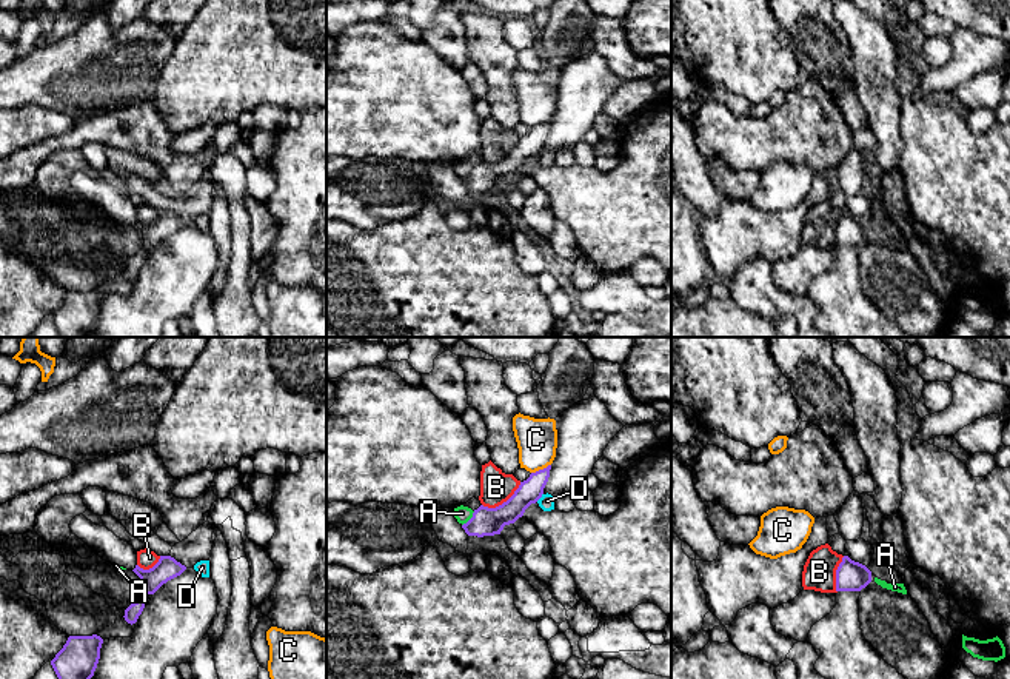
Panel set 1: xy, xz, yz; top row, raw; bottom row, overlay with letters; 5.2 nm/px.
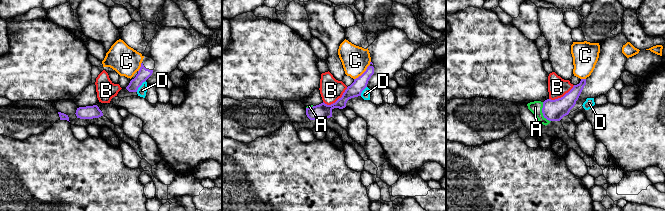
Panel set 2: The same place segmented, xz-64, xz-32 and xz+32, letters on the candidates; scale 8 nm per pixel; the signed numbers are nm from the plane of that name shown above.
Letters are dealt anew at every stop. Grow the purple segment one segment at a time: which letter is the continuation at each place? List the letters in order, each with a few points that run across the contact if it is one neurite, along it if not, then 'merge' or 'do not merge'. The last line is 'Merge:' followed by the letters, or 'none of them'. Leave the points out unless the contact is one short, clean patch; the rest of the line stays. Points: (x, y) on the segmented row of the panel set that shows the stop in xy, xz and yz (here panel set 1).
A: xz (474, 511), (462, 525) | do not merge
B: xz (521, 482), (501, 504), (494, 507), (482, 505) | do not merge
C: xz (550, 464), (531, 473) | do not merge
D: xz (542, 493), (536, 501) | do not merge
Merge: none of them

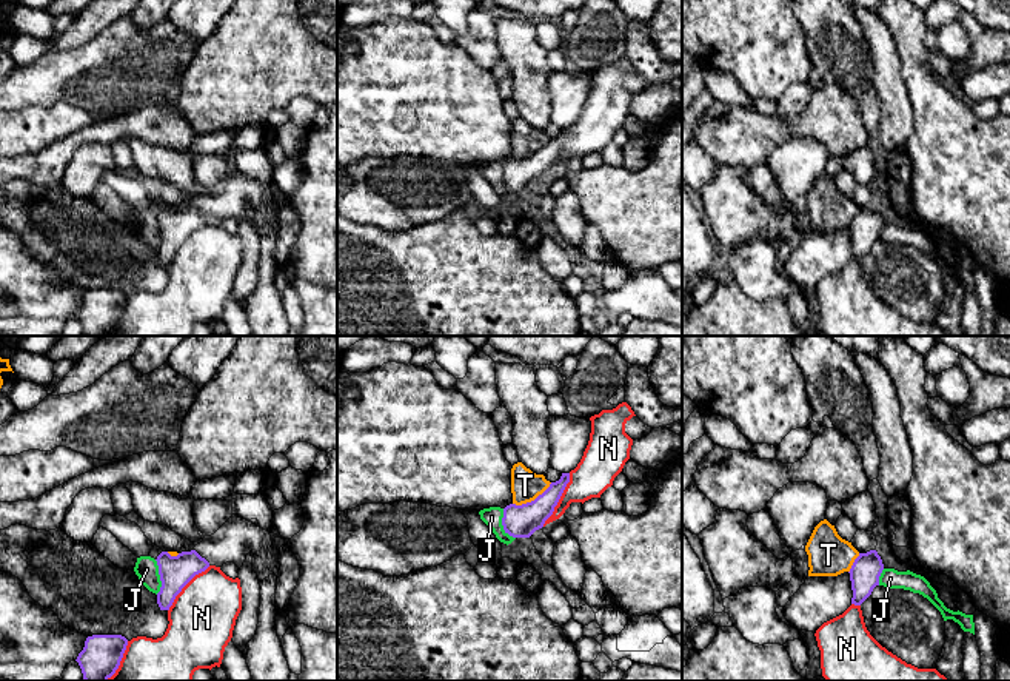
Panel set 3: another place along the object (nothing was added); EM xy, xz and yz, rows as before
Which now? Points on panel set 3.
J: xy (154, 560), (160, 581), (157, 593) | do not merge
N: do not merge
T: xz (551, 483), (533, 499), (513, 504) | do not merge
Merge: none of them

